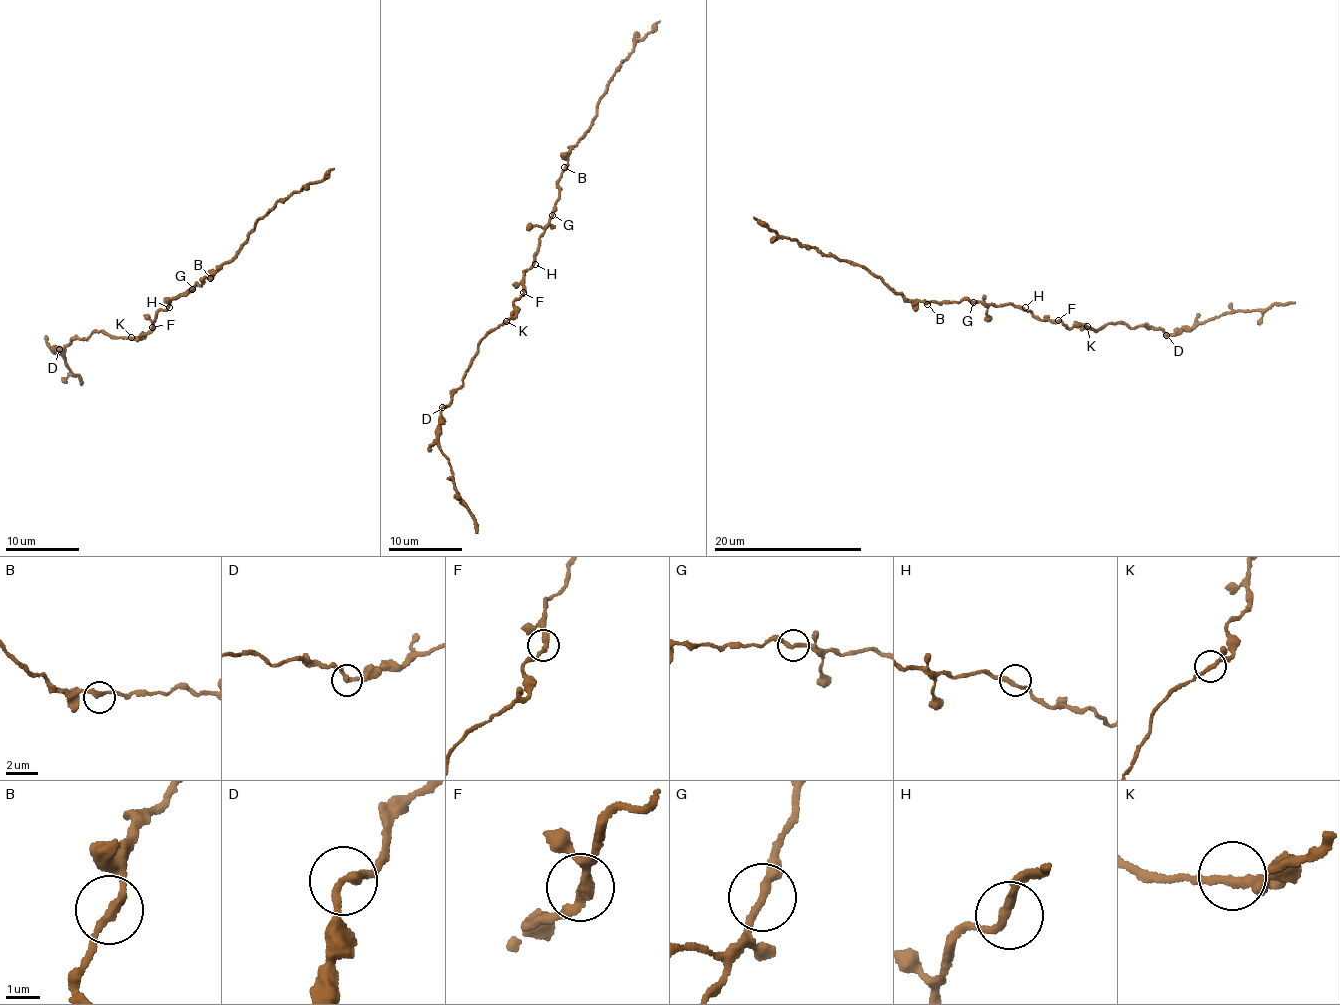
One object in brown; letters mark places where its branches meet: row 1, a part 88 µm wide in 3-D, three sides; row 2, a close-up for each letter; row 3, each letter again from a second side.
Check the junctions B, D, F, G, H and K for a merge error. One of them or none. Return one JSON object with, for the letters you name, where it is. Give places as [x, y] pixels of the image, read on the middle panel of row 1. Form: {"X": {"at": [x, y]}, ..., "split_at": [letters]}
{"split_at": []}

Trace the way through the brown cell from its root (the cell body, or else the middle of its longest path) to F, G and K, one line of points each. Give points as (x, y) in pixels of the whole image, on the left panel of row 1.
F: (167, 307), (157, 315), (152, 327)
G: (167, 307), (171, 299), (192, 289)
K: (167, 307), (157, 315), (149, 331), (141, 334), (137, 340), (131, 337)

